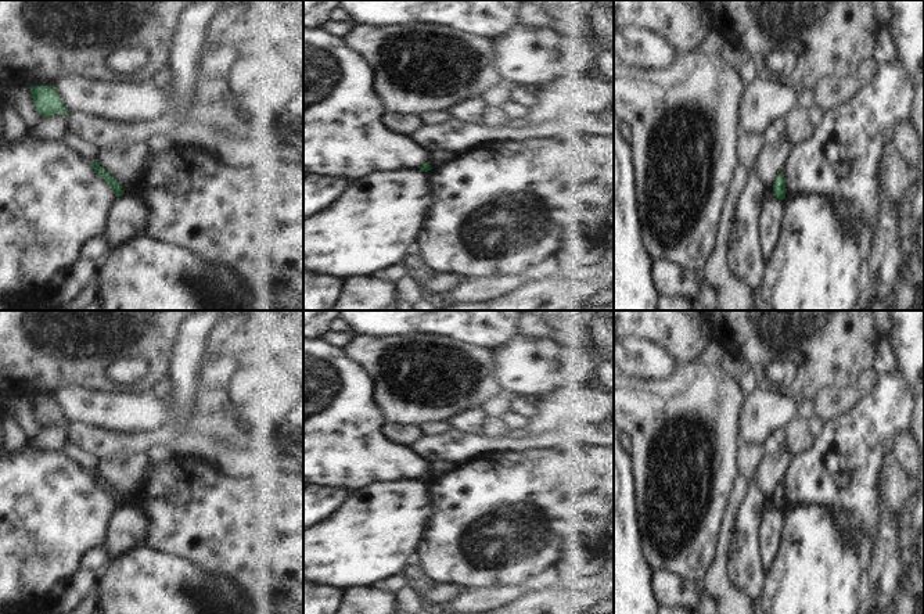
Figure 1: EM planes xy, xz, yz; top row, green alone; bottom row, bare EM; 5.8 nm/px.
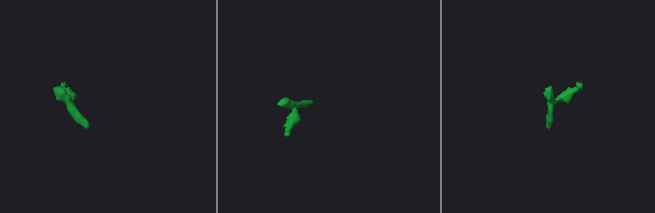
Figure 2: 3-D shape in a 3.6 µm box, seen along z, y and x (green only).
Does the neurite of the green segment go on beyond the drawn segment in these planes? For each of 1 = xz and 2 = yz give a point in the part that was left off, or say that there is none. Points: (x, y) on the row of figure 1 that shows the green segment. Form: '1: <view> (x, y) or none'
1: none
2: none

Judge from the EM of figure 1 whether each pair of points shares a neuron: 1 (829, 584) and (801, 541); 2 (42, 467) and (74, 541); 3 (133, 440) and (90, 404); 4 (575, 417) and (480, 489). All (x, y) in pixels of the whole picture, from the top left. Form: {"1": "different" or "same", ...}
{"1": "same", "2": "same", "3": "different", "4": "different"}

